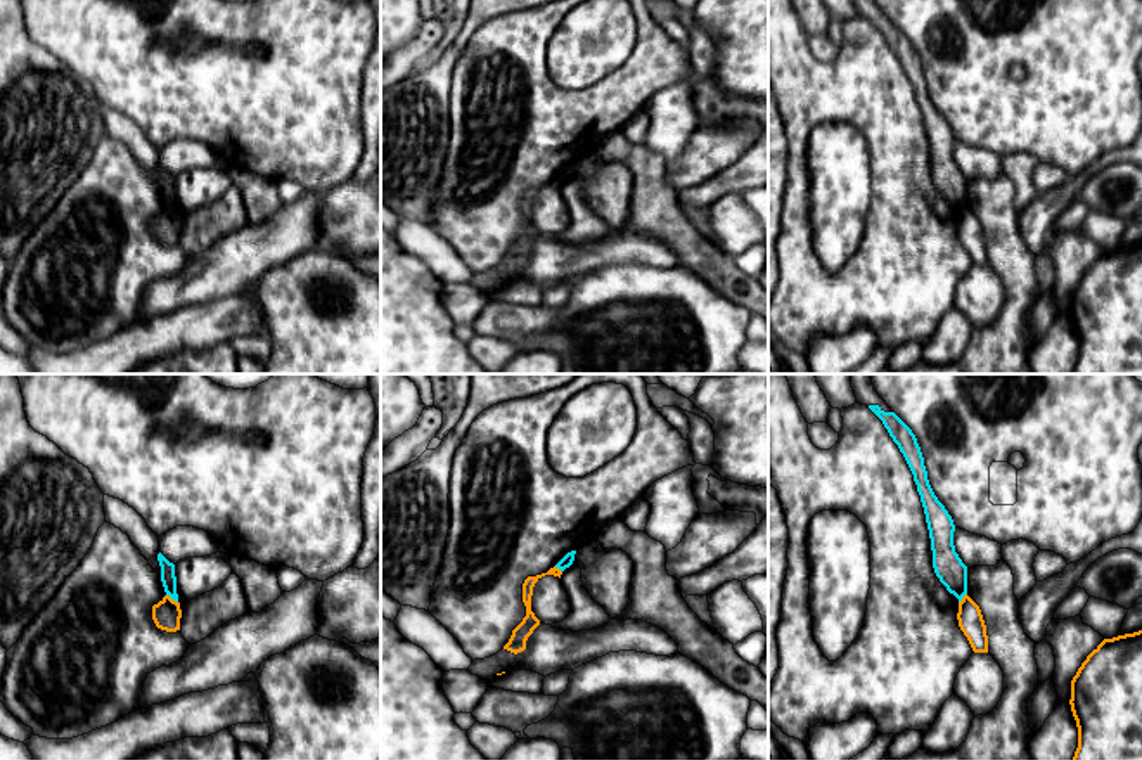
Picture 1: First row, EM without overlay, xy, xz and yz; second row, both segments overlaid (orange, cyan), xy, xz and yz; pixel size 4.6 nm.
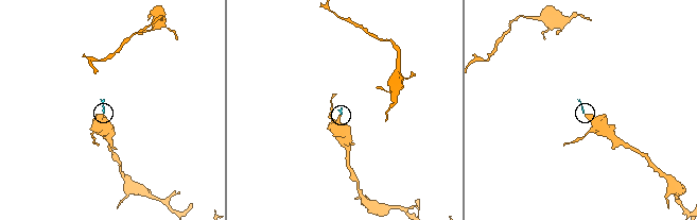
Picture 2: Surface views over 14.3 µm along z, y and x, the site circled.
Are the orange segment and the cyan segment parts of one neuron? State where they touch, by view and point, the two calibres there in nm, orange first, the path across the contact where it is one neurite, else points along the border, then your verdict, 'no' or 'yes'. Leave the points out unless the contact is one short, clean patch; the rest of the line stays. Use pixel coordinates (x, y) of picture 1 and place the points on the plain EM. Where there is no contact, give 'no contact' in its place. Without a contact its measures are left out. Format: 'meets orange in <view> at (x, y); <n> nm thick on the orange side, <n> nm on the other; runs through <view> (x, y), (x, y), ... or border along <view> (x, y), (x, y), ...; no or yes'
meets orange in xy at (170, 210); 140 nm thick on the orange side, 70 nm on the other; border along xy (166, 206), (177, 215); no

